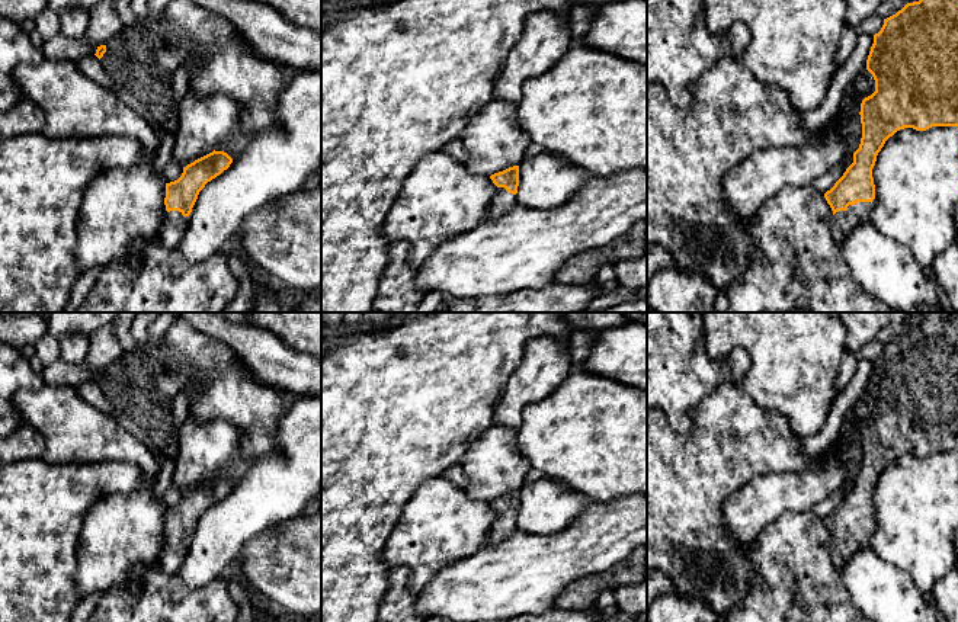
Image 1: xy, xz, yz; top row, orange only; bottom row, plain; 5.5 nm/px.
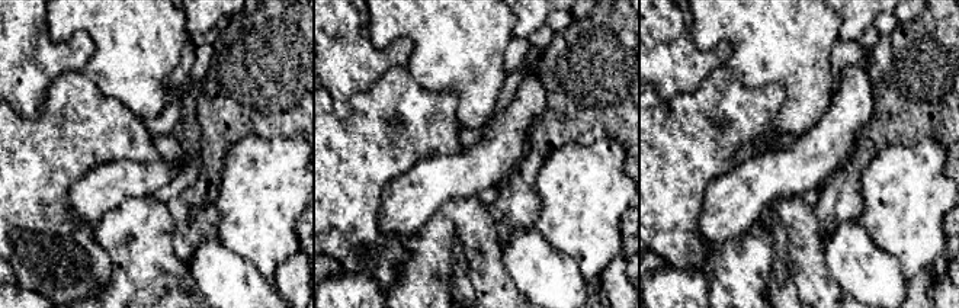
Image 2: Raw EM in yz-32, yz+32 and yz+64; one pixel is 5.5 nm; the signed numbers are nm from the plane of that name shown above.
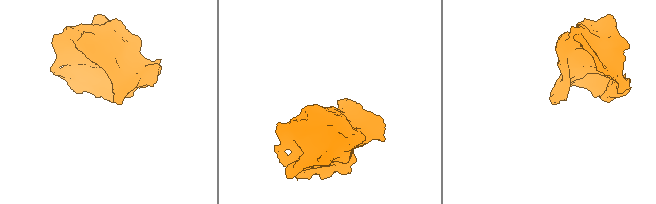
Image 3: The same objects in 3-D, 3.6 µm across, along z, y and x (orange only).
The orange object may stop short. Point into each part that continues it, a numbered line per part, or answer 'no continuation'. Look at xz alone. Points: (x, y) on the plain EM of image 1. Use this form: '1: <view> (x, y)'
1: xz (503, 526)

